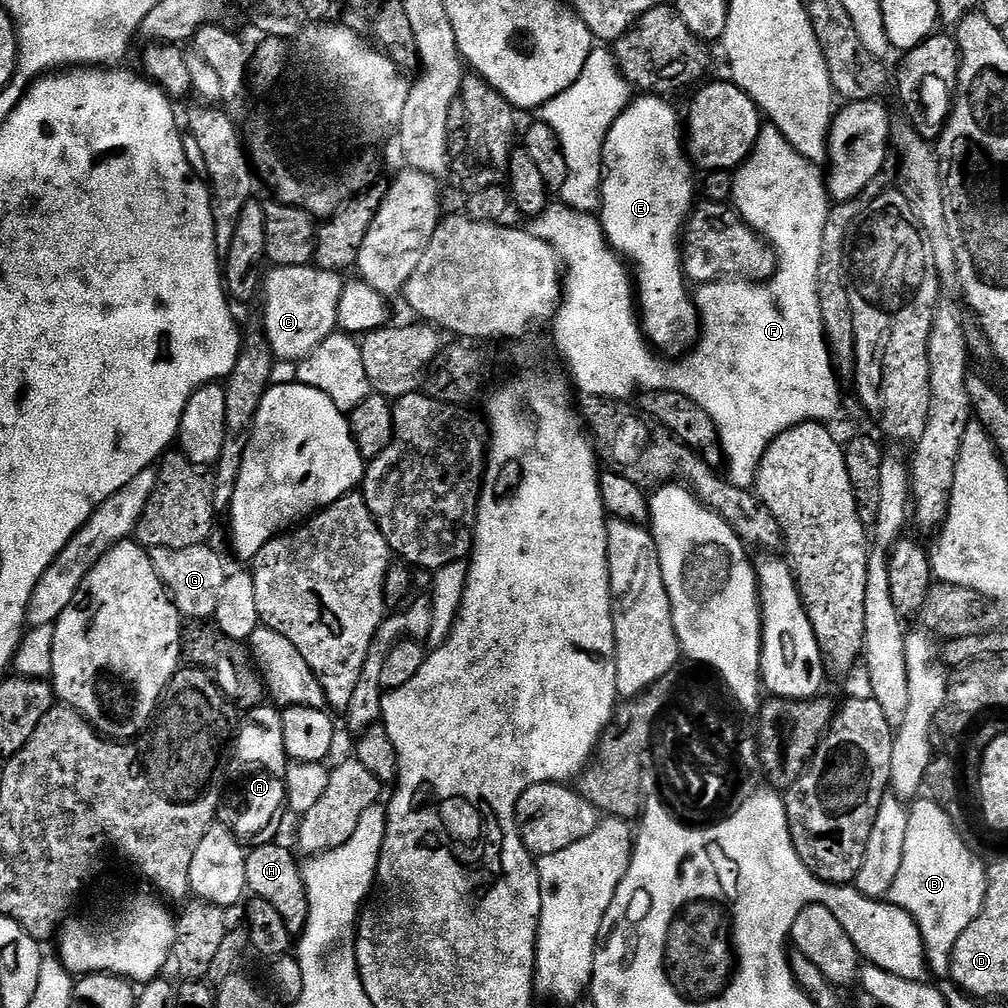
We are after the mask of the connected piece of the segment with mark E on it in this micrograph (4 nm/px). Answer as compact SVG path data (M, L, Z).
M637 95L616 119L614 126L610 126L600 151L602 179L598 219L604 228L609 248L634 269L634 284L638 289L638 316L649 345L661 353L683 353L689 346L695 345L700 334L700 313L696 310L696 301L686 283L680 262L682 229L692 214L697 199L695 196L698 196L698 184L692 181L694 168L686 155L682 116L676 113L671 102L671 99L663 96Z

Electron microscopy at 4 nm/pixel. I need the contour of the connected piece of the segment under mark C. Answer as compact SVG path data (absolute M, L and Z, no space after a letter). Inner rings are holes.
M315 266L273 267L271 271L262 280L262 335L272 347L273 357L277 361L305 360L324 339L337 331L345 277L342 278L340 272L322 270Z

